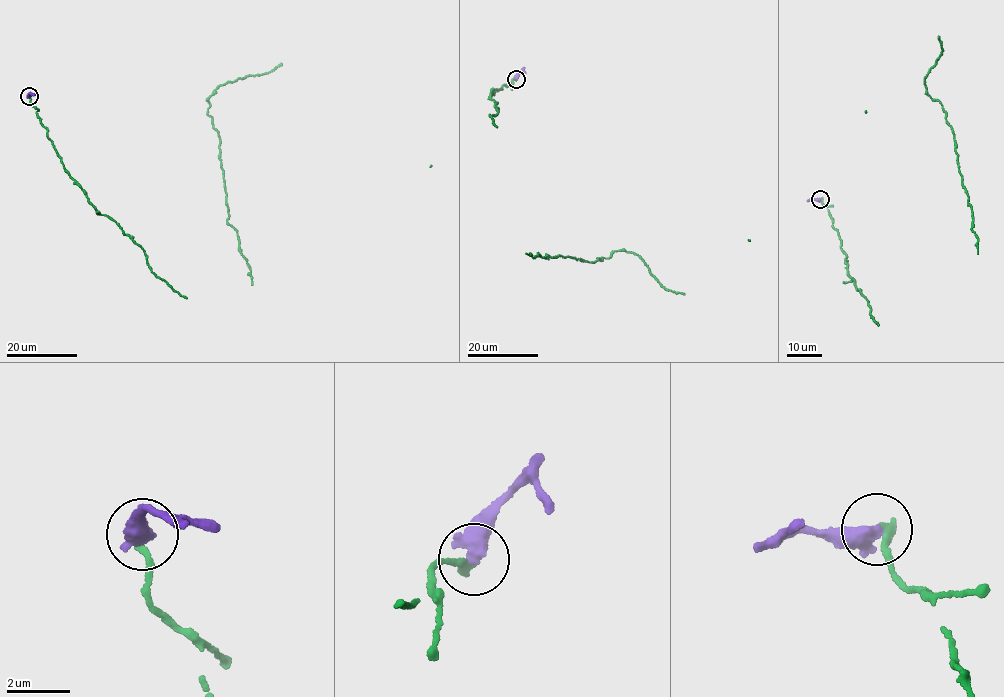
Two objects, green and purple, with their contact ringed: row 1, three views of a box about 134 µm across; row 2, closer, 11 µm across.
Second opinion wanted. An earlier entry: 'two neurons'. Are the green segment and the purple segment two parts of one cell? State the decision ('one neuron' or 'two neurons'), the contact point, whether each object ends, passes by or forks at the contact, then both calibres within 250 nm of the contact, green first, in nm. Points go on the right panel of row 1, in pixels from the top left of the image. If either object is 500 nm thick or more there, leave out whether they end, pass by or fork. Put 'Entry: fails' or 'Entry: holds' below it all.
two neurons | (820, 199) | 300/500 nm
Entry: holds

